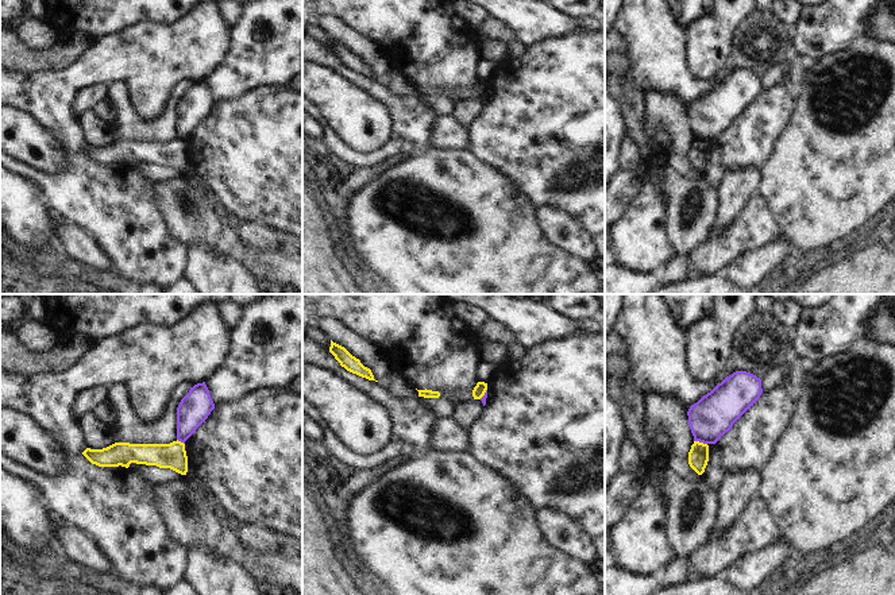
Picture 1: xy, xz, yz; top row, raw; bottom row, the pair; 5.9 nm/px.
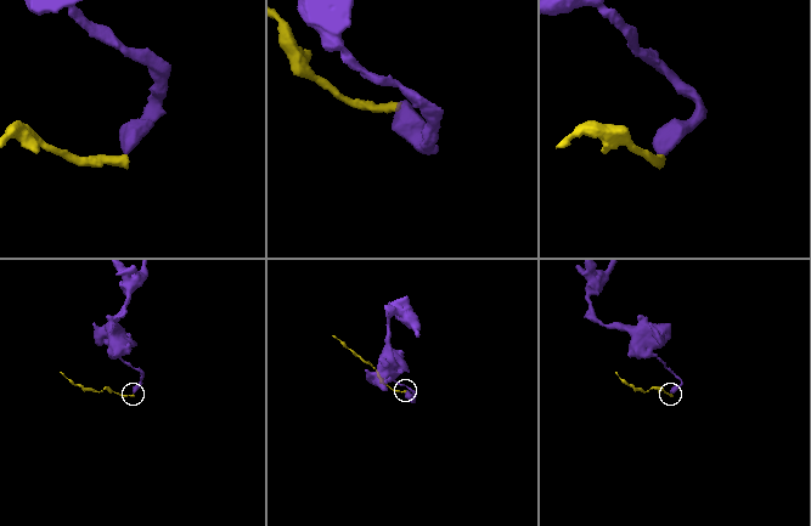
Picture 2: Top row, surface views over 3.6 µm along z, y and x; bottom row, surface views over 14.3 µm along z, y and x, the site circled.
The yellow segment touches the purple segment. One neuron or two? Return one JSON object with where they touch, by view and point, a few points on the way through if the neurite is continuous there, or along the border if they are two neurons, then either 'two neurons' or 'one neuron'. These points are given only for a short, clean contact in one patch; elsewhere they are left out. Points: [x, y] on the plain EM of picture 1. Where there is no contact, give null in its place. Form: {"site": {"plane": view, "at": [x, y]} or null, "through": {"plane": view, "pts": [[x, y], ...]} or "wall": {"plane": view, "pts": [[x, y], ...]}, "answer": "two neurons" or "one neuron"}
{"site": {"plane": "yz", "at": [701, 140]}, "wall": {"plane": "yz", "pts": [[694, 138], [706, 142]]}, "answer": "two neurons"}

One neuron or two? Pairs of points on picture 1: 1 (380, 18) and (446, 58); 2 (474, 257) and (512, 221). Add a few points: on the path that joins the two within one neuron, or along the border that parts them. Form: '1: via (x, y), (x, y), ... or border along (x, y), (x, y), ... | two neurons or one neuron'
1: via (396, 18), (407, 18), (431, 42) | one neuron
2: via (483, 247), (502, 228) | one neuron

